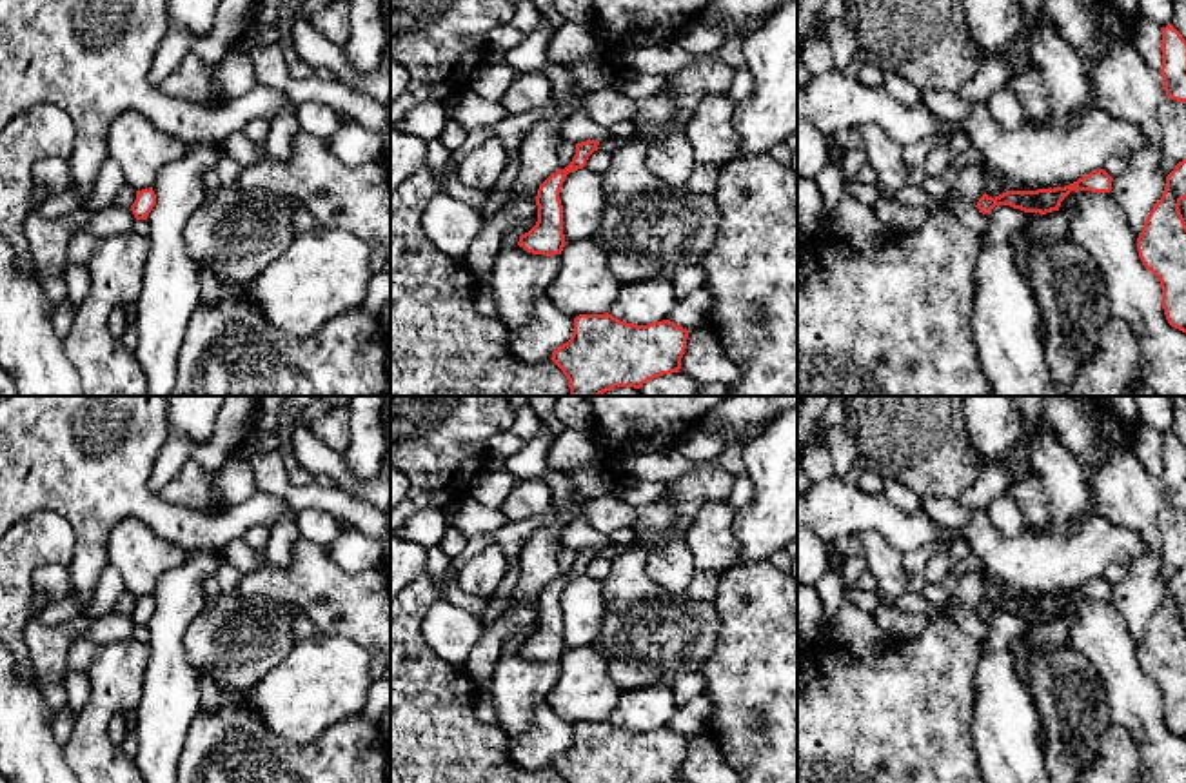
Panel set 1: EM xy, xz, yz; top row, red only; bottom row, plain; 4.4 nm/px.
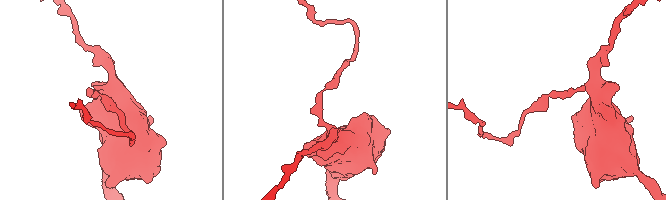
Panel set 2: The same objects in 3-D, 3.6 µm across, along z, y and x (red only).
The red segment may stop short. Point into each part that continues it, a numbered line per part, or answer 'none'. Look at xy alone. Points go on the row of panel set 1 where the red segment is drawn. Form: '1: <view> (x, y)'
none

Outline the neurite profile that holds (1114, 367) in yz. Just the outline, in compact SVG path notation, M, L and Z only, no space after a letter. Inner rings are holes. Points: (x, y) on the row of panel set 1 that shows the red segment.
M1112 316L1101 329L1095 352L1081 363L1070 389L1062 396L1128 396L1142 382L1141 351L1132 327Z

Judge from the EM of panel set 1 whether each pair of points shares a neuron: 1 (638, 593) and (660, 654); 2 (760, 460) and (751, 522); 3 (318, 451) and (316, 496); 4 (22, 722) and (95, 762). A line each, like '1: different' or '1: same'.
1: same
2: same
3: different
4: different

